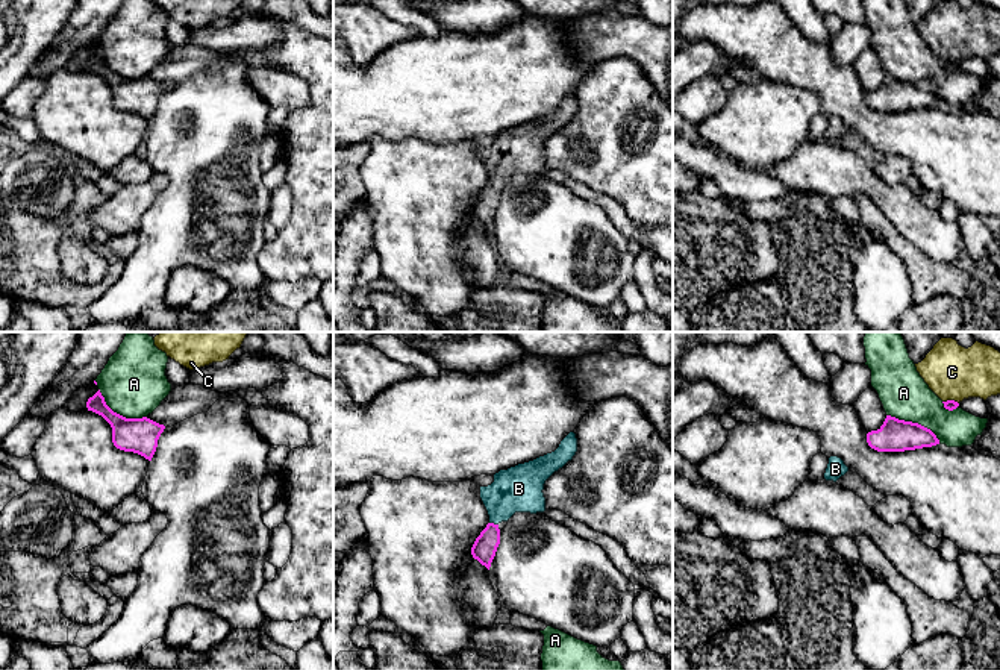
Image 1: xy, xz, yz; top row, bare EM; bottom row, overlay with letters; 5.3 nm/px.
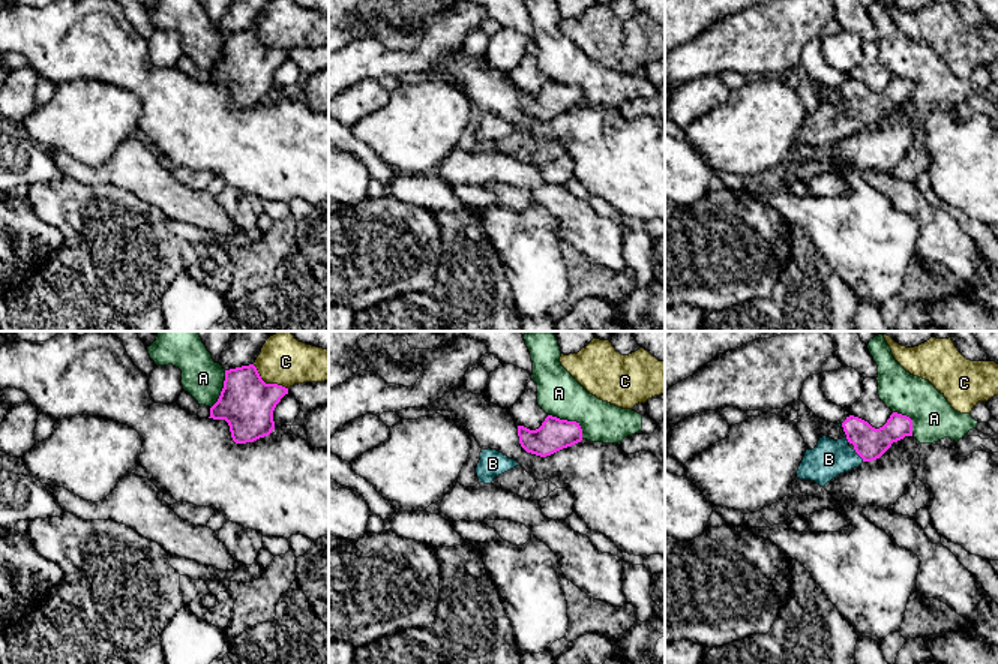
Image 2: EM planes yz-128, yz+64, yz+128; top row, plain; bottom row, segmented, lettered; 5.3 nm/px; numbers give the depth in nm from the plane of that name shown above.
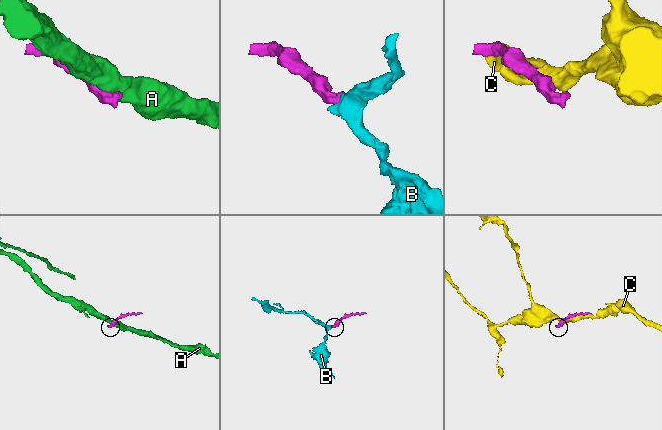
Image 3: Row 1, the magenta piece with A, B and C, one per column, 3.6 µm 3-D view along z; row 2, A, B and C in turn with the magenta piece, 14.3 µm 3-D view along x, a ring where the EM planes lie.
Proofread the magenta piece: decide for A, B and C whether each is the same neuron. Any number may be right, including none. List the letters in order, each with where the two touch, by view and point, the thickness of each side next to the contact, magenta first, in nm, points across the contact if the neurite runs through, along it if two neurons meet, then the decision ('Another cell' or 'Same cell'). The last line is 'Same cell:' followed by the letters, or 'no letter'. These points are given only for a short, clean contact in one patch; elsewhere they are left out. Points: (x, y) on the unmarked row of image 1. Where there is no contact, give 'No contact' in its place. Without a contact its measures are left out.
A: Touches magenta at yz (914, 84). Thickness 180 nm (magenta) against 260 nm. Another cell
B: Touches magenta at xz (493, 184). Thickness 130 nm (magenta) against 240 nm. Path across: xz (485, 206), (493, 184), (500, 167), (518, 149). Same cell
C: Touches magenta at yz (950, 61). Thickness 60 nm (magenta) against 300 nm. Another cell
Same cell: B

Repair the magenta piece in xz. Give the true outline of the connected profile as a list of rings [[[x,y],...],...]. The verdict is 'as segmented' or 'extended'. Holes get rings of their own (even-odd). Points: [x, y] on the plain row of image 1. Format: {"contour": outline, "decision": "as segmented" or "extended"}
{"contour": [[[570,92],[559,108],[533,121],[518,124],[494,135],[494,142],[480,147],[480,159],[488,171],[489,183],[476,199],[471,215],[488,230],[500,205],[502,182],[508,182],[515,173],[544,173],[544,144],[562,129],[577,112],[577,99]]], "decision": "extended"}

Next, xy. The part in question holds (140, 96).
{"contour": [[[100,50],[88,59],[88,71],[102,76],[112,88],[112,103],[117,109],[133,112],[152,121],[158,100],[165,86],[147,77],[126,79],[114,73],[105,62]]], "decision": "as segmented"}

